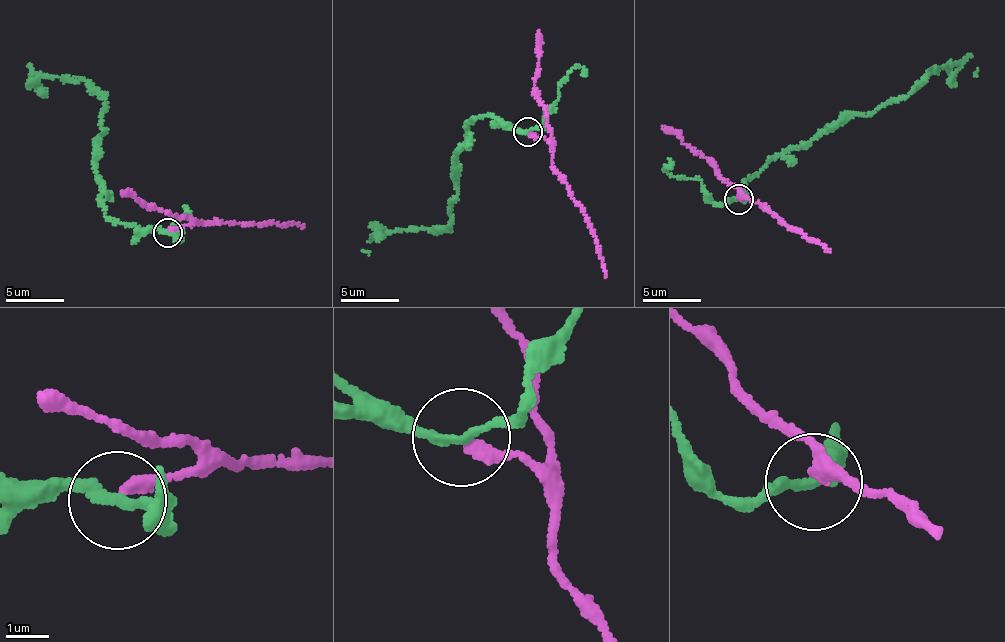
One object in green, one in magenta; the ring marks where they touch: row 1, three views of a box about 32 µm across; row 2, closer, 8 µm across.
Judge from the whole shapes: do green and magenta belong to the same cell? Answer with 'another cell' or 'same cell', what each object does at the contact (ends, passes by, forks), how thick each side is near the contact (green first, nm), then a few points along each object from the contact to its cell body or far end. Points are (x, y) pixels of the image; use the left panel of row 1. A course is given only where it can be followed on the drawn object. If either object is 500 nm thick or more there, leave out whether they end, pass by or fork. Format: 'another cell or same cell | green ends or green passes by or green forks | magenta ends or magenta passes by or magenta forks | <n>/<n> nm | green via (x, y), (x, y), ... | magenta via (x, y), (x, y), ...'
another cell | green passes by | magenta ends | 200/300 nm | green via (168, 234), (106, 217), (96, 163), (107, 133), (103, 99), (84, 81), (27, 66), (39, 82) | magenta via (169, 230), (203, 222), (249, 225), (273, 220), (304, 227)

